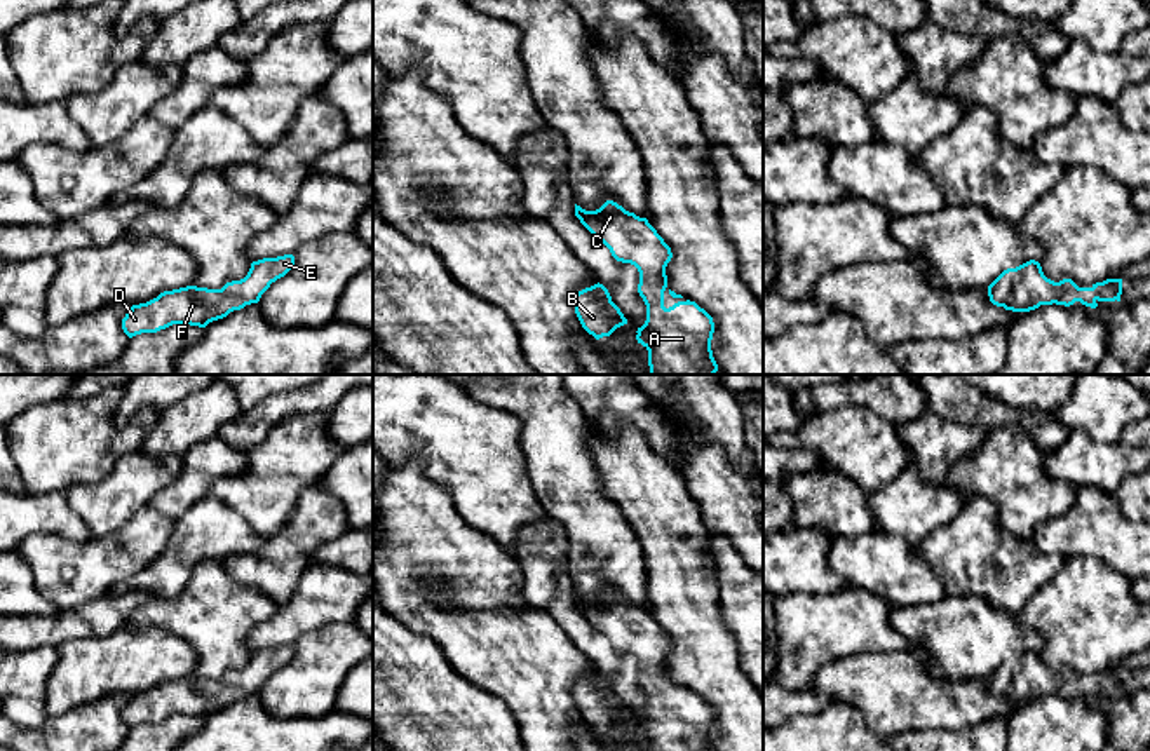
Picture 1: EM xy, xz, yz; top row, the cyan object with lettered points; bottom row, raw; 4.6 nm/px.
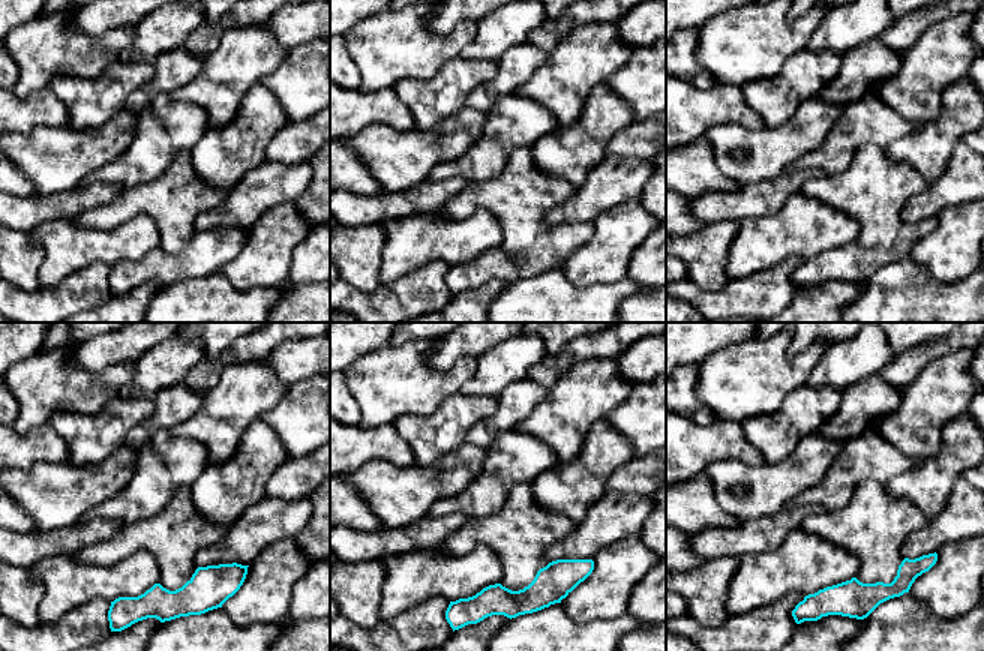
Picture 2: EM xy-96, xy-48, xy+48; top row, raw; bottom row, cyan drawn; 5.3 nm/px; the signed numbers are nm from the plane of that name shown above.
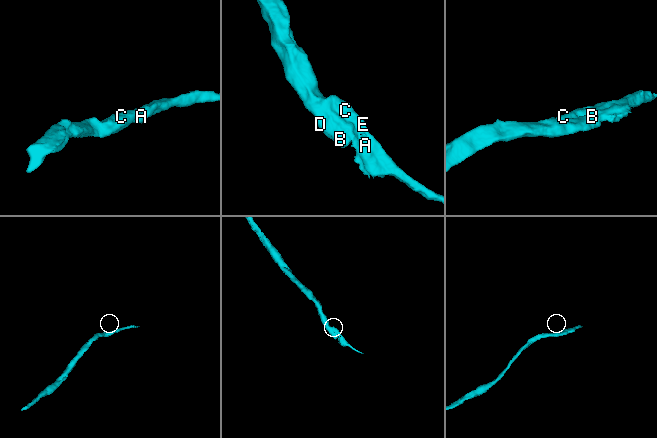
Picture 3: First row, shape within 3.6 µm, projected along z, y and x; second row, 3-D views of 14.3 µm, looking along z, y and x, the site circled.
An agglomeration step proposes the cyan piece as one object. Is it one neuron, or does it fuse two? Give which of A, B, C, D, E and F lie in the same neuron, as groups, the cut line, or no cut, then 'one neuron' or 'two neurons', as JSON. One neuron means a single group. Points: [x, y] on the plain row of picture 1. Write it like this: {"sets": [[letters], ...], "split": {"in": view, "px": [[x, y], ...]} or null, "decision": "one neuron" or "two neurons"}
{"sets": [["A", "B", "C", "D", "E", "F"]], "split": null, "decision": "one neuron"}

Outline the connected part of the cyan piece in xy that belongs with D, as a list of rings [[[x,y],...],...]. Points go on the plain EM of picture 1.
[[[293,645],[263,648],[251,653],[244,669],[227,673],[221,680],[186,676],[164,681],[146,693],[132,695],[122,709],[122,720],[132,728],[141,723],[157,723],[172,714],[206,718],[233,700],[258,693],[270,674],[284,667],[293,655]]]

